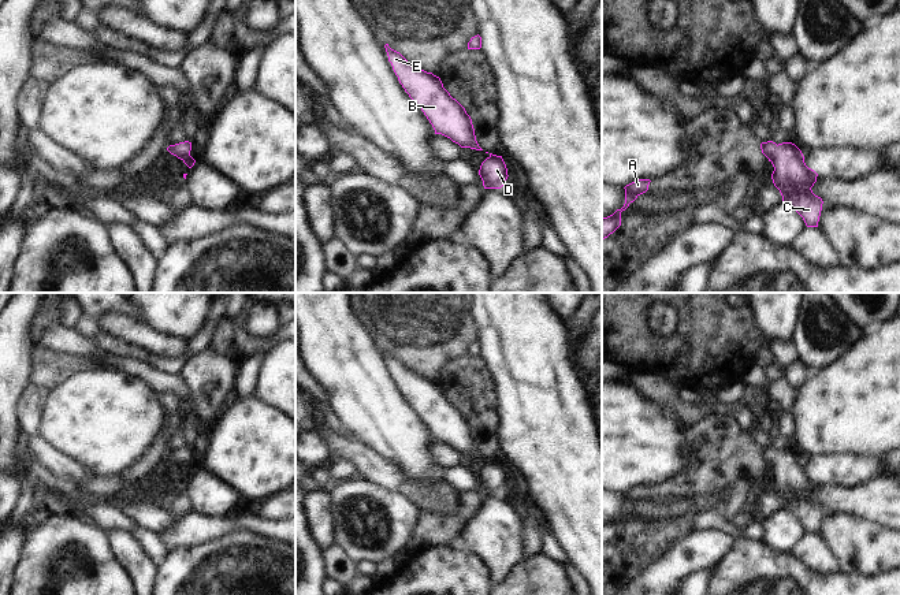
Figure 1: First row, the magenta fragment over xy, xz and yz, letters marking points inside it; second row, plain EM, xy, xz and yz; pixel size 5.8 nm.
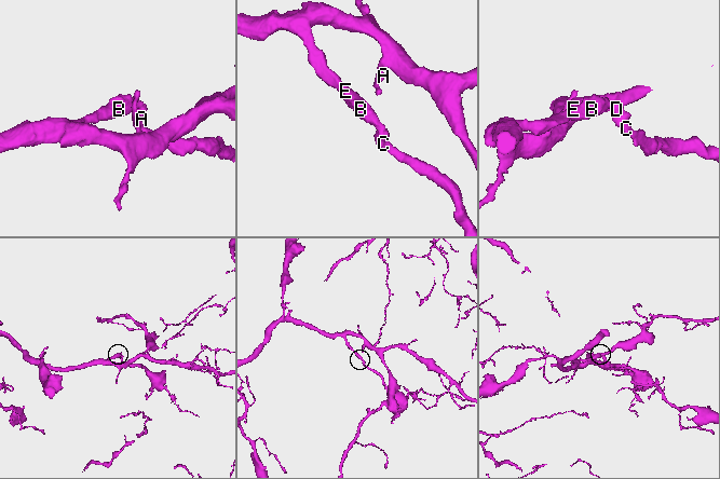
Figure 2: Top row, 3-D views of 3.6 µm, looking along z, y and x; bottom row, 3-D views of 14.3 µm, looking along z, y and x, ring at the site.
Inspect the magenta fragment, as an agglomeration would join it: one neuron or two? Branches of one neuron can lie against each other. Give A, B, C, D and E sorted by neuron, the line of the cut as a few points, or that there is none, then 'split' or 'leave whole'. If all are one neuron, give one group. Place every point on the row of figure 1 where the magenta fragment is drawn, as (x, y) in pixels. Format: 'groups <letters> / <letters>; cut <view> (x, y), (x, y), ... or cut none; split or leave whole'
groups A B C D E; cut none; leave whole

